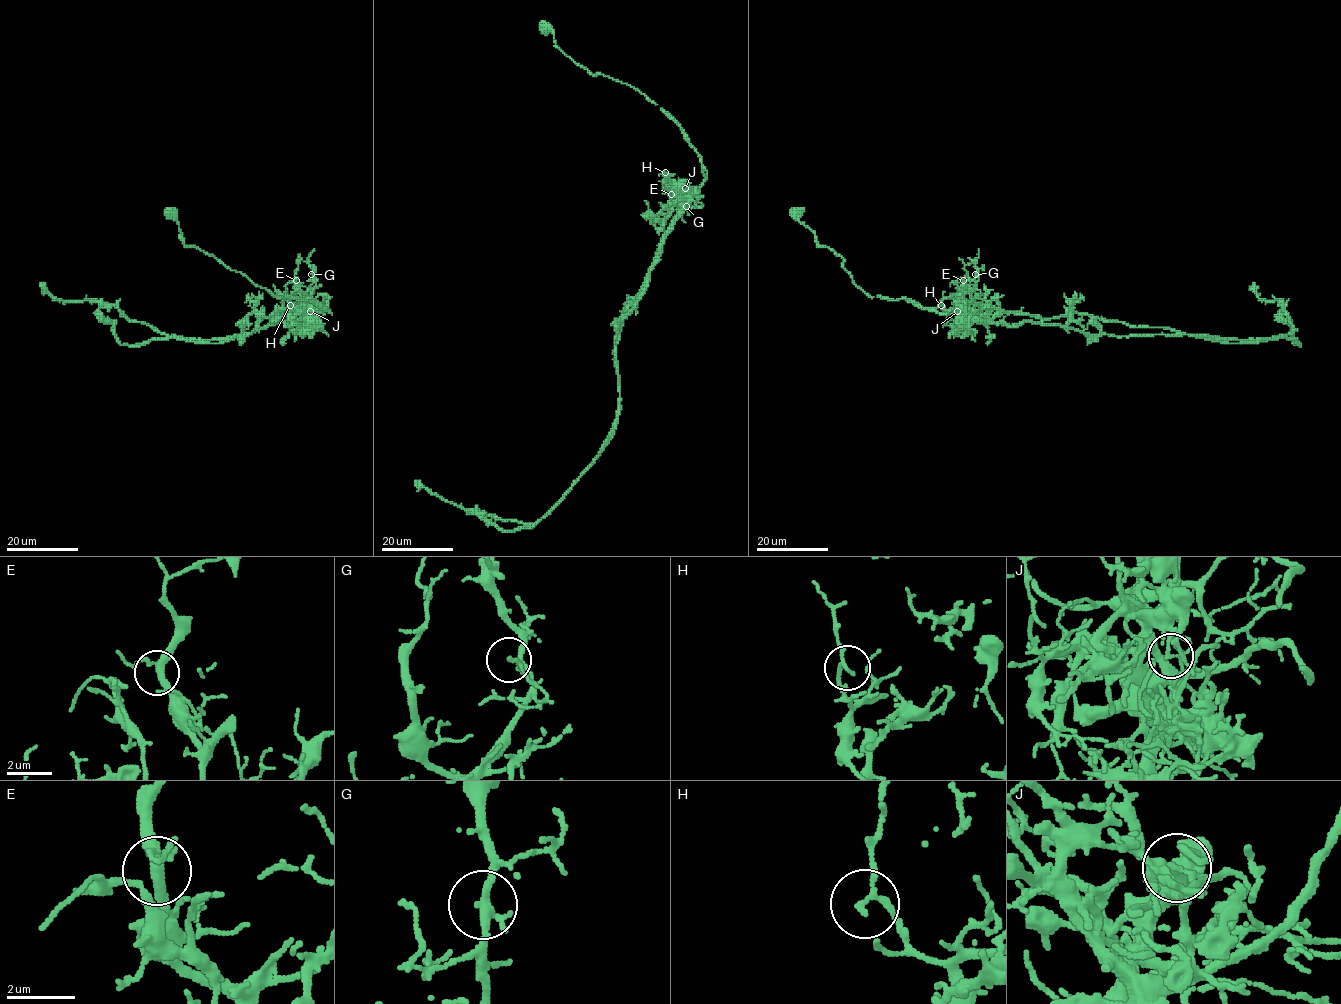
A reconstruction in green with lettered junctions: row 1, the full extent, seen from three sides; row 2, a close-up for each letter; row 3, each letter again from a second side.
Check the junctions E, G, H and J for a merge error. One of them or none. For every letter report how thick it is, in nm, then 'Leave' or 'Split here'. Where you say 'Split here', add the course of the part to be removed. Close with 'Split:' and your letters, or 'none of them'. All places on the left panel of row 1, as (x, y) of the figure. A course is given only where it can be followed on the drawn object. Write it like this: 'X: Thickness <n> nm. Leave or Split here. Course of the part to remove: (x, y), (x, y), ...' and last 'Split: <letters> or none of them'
E: Thickness 280 nm. Leave
G: Thickness 190 nm. Leave
H: Thickness 140 nm. Leave
J: Thickness 110 nm. Split here. Course of the part to remove: (310, 311), (305, 320), (241, 335), (139, 344), (121, 344), (113, 325), (94, 312)
Split: J

